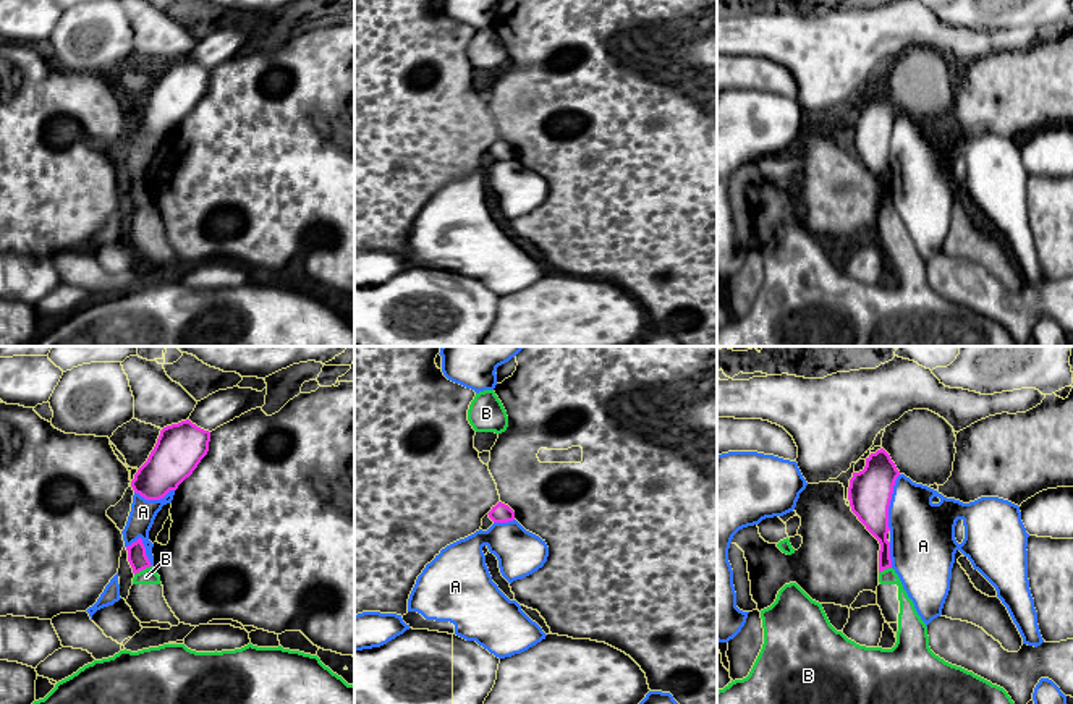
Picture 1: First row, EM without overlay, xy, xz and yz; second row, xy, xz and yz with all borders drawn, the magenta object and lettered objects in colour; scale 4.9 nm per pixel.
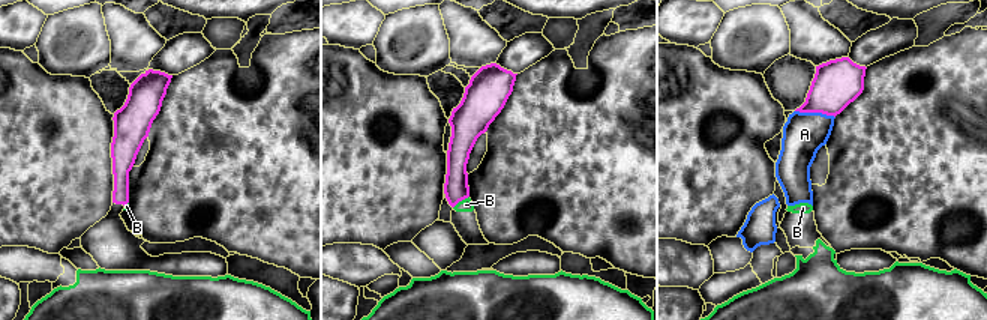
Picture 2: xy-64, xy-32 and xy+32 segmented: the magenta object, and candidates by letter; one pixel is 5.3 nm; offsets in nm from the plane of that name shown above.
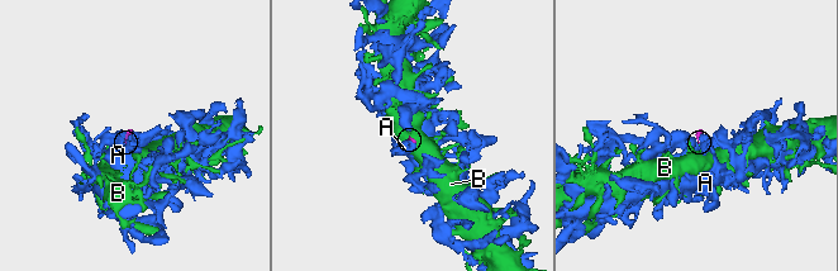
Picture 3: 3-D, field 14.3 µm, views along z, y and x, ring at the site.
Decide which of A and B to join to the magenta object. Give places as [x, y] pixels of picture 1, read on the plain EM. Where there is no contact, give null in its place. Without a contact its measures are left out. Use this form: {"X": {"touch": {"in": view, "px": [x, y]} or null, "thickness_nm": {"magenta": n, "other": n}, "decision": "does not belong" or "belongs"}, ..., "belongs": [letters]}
{"A": {"touch": {"in": "yz", "px": [889, 139]}, "thickness_nm": {"magenta": 220, "other": 320}, "decision": "does not belong"}, "B": {"touch": {"in": "xy", "px": [143, 206]}, "thickness_nm": {"magenta": 100, "other": 80}, "decision": "does not belong"}, "belongs": []}

